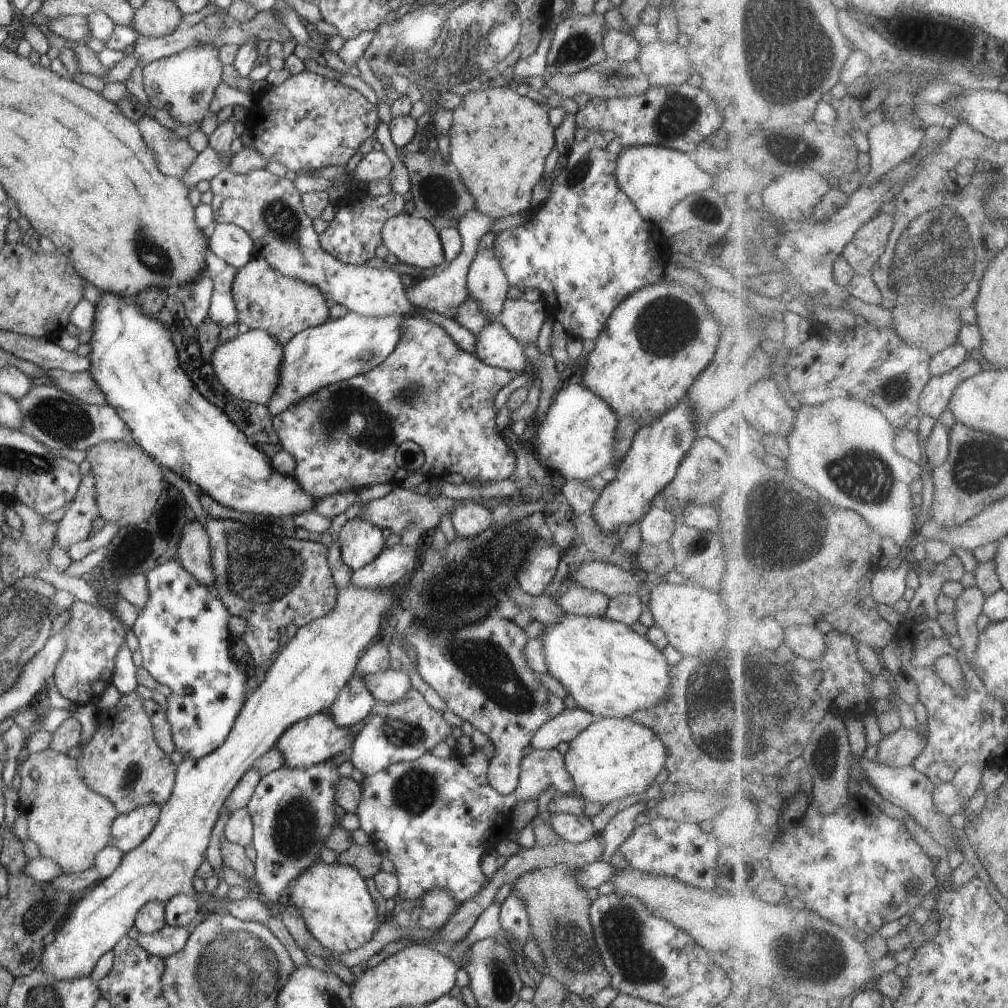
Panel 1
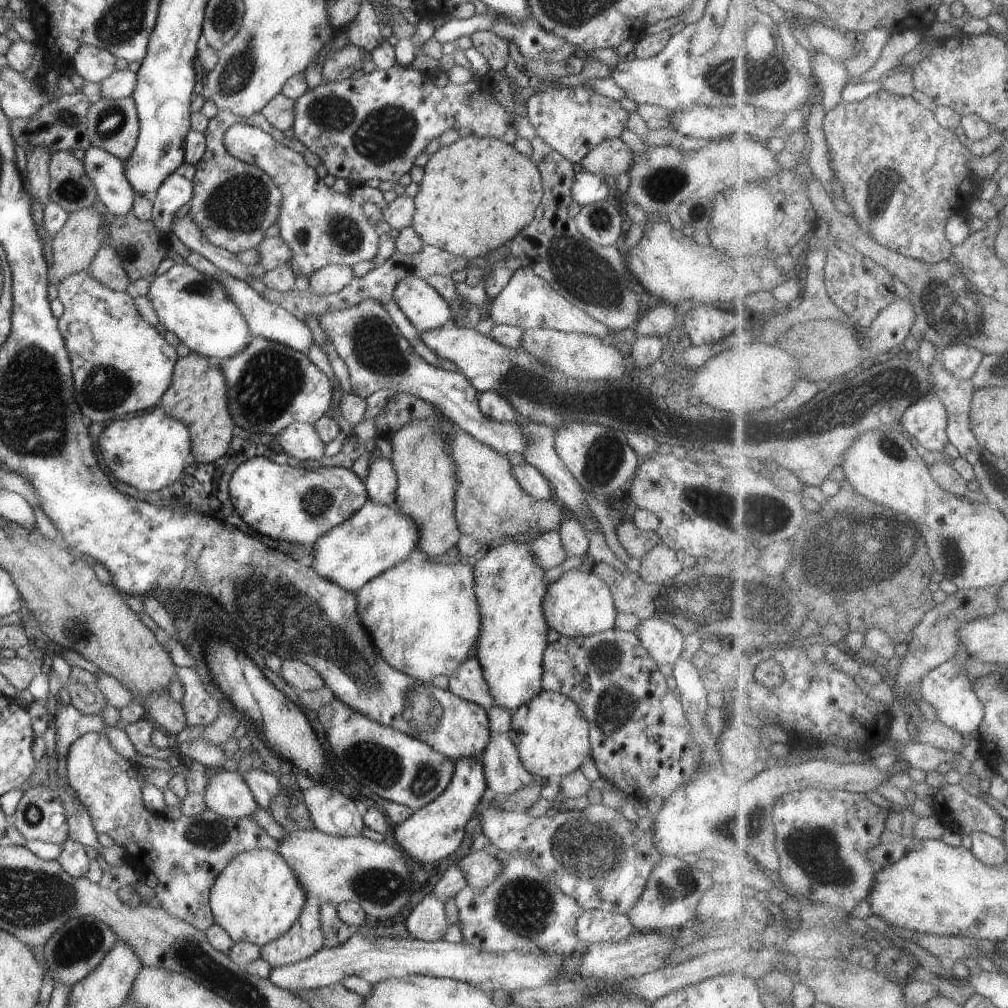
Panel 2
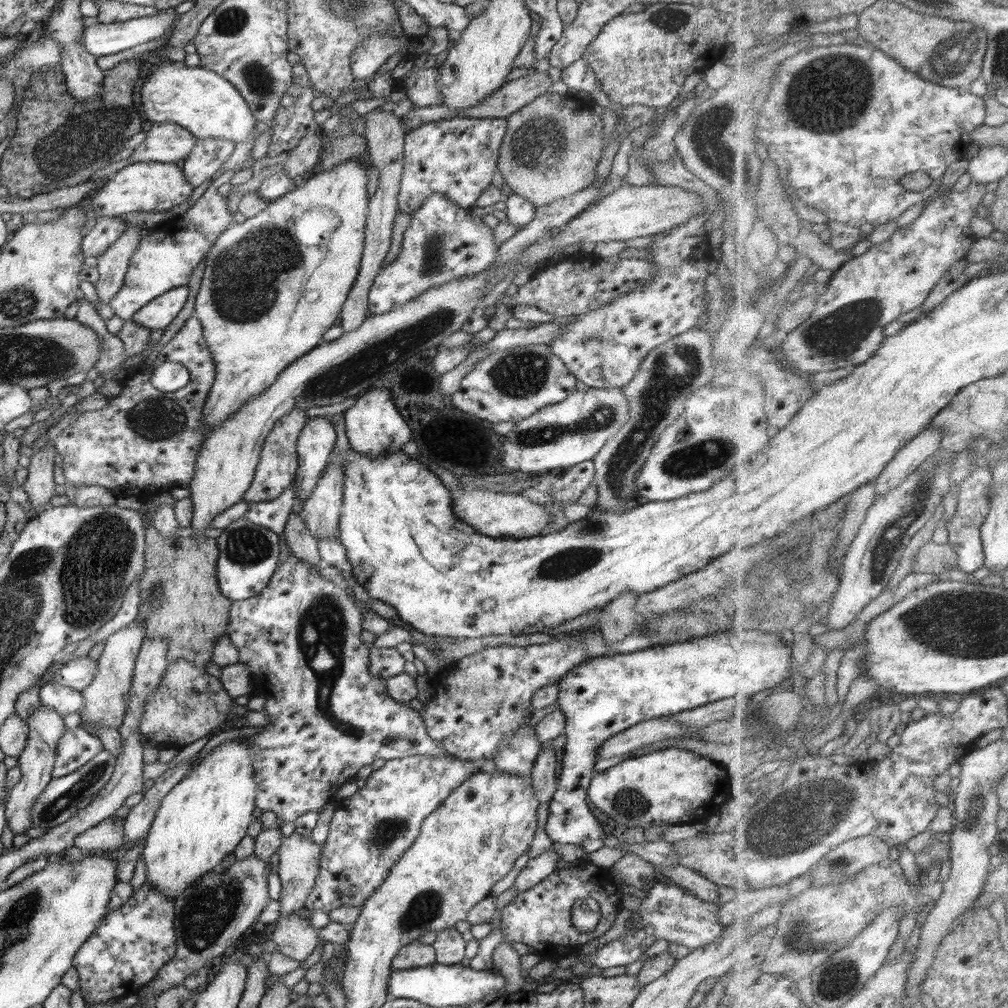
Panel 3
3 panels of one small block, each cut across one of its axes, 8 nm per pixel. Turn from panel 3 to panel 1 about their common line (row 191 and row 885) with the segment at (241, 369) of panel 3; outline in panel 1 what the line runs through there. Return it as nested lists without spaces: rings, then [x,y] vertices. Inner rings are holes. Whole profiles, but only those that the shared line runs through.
[[[318,860],[293,883],[285,900],[290,900],[298,908],[312,936],[332,953],[360,949],[379,931],[378,910],[367,884],[358,870],[349,865]]]

